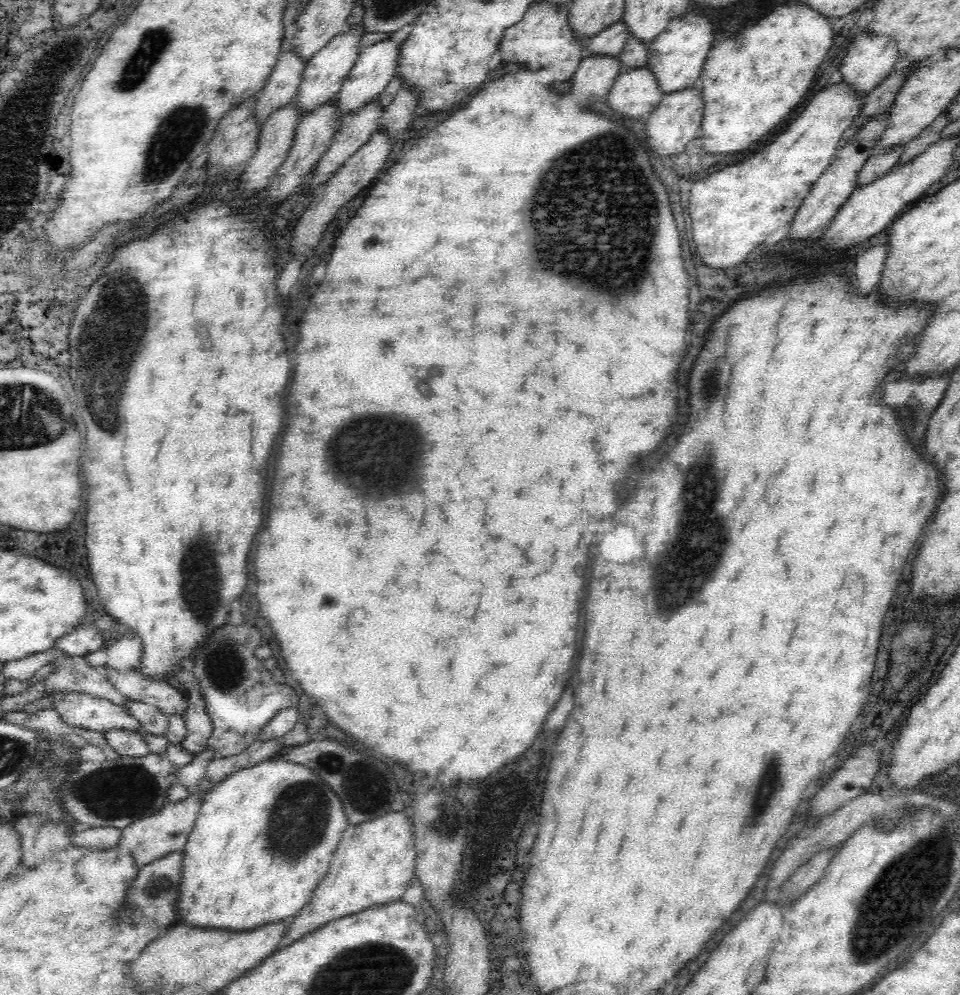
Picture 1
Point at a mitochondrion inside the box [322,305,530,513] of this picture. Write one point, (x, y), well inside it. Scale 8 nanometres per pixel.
(399, 450)

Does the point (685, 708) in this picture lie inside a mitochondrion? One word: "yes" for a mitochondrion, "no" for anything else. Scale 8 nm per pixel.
no

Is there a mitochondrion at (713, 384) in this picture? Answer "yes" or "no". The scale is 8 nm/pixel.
yes

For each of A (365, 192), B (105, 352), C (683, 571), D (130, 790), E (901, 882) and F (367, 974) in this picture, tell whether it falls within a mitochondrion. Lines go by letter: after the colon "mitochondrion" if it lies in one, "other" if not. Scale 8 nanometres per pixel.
A: other
B: mitochondrion
C: mitochondrion
D: mitochondrion
E: mitochondrion
F: mitochondrion

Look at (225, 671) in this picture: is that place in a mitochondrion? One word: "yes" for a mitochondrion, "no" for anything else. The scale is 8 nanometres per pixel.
yes

